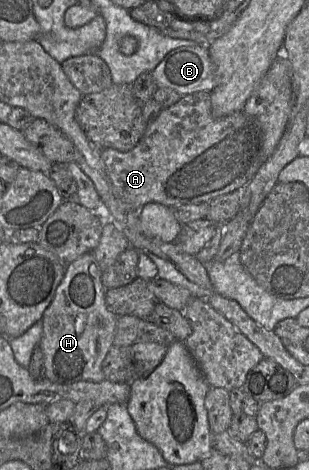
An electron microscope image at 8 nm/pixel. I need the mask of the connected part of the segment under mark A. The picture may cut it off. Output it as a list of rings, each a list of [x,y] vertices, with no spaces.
[[[207,91],[182,96],[172,106],[162,109],[159,115],[147,124],[143,137],[132,150],[120,152],[105,148],[101,152],[114,195],[139,211],[152,202],[170,208],[209,203],[218,196],[242,189],[264,162],[262,135],[255,120],[244,110],[222,118],[214,117],[211,111],[211,94]]]

